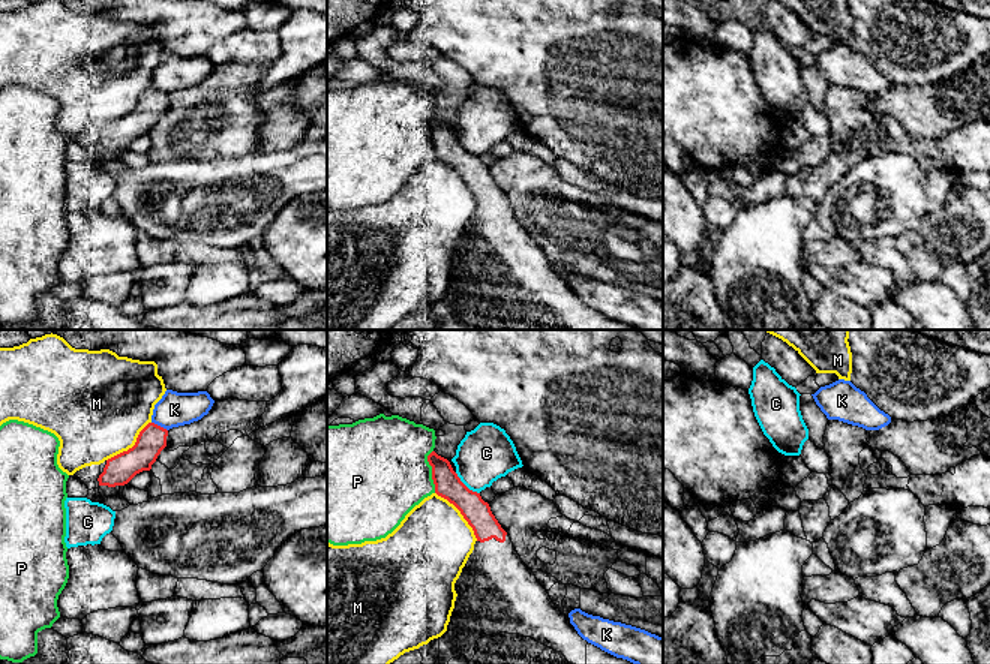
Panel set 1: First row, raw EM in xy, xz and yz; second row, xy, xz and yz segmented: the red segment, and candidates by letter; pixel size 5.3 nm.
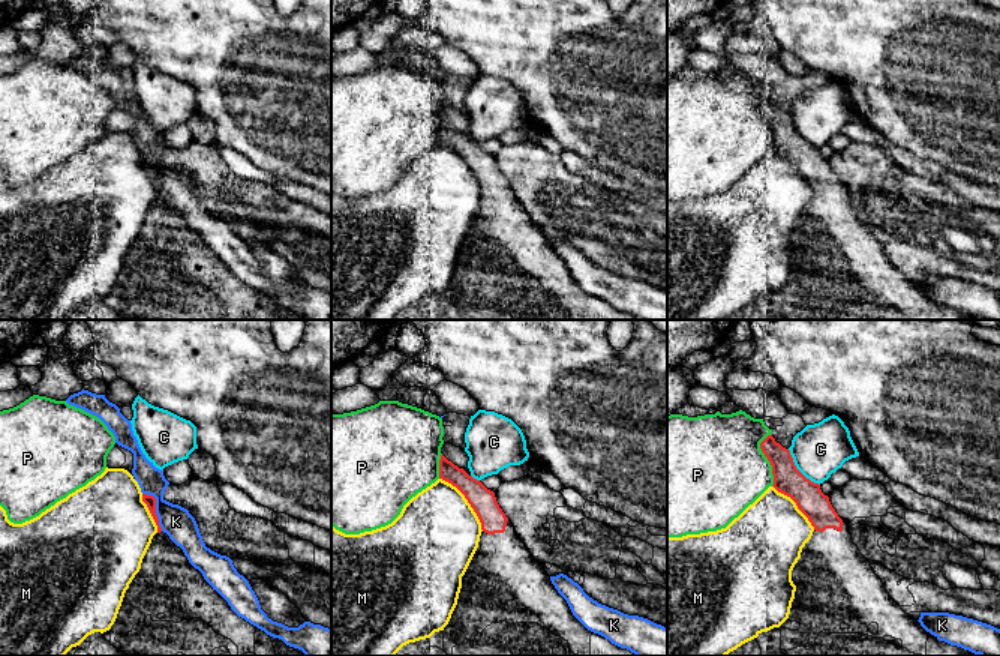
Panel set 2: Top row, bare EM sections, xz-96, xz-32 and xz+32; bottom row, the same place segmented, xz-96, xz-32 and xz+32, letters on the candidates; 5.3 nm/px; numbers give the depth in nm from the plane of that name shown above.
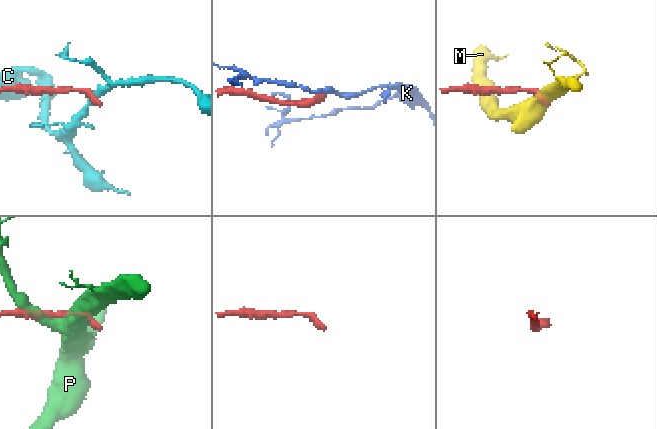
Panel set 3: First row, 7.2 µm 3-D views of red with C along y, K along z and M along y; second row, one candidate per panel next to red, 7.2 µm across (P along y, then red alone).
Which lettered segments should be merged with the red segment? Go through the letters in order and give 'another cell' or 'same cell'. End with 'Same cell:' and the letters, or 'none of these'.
C: another cell
K: another cell
M: another cell
P: another cell
Same cell: none of these

